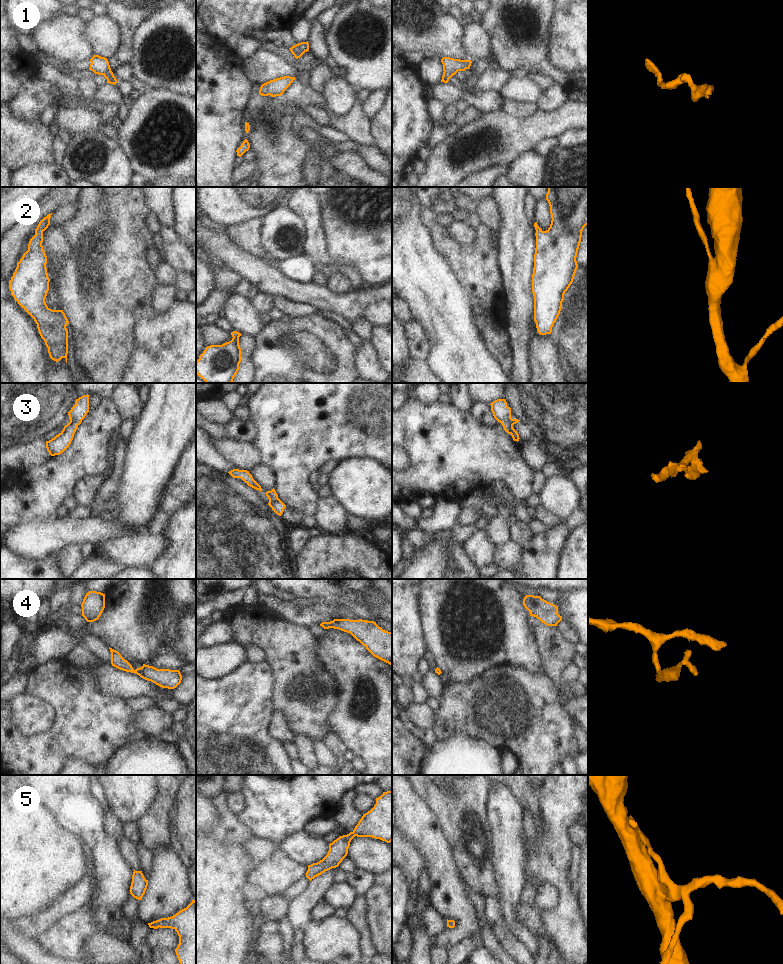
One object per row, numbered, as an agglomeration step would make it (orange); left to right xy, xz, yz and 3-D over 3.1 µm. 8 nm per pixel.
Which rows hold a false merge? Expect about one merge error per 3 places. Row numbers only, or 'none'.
none

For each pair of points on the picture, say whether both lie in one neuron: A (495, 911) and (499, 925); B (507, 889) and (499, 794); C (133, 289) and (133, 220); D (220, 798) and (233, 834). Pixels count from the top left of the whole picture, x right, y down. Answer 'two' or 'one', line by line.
A: one
B: one
C: one
D: one

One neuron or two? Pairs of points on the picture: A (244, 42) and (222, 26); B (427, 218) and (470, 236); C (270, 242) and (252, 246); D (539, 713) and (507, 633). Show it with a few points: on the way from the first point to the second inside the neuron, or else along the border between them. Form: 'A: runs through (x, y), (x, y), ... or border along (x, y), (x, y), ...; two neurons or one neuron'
A: border along (244, 35), (229, 35), (223, 42); two neurons
B: border along (444, 227), (446, 232), (456, 242), (464, 244); two neurons
C: border along (263, 220), (263, 247), (270, 255); two neurons
D: border along (496, 665), (514, 664), (531, 672), (543, 671); two neurons

